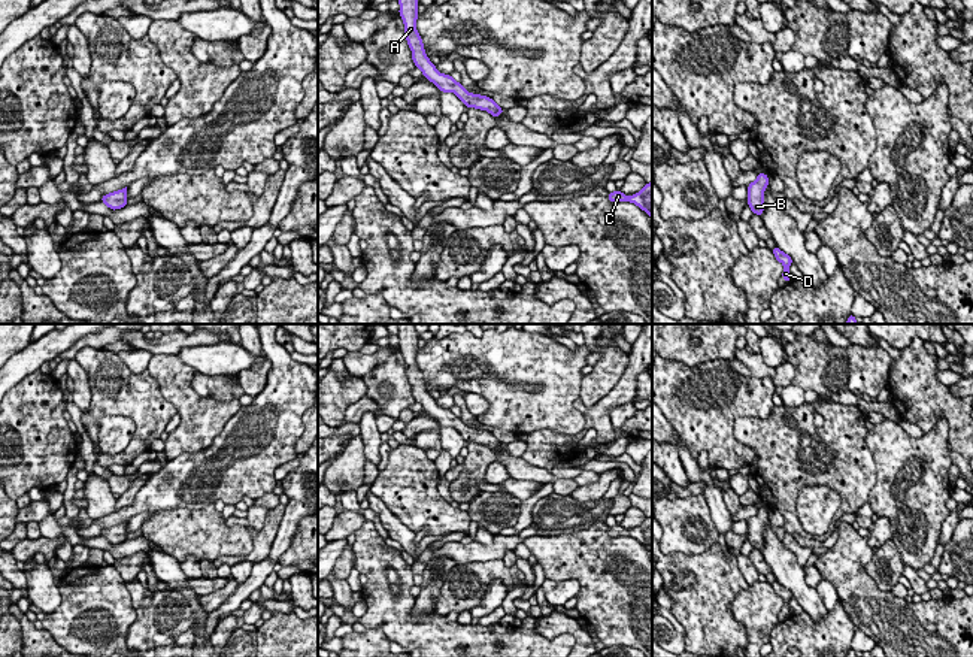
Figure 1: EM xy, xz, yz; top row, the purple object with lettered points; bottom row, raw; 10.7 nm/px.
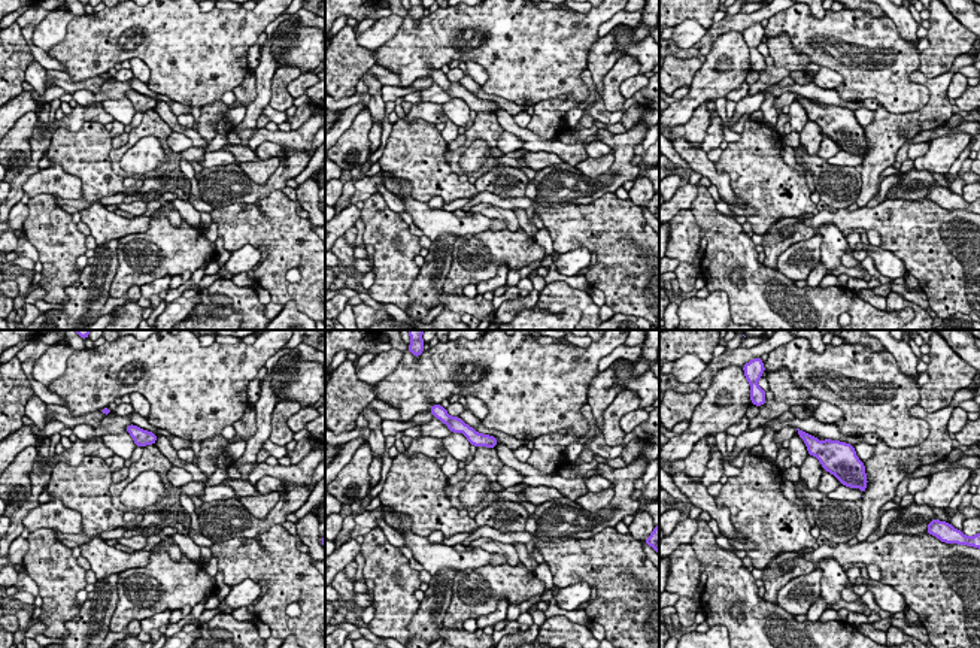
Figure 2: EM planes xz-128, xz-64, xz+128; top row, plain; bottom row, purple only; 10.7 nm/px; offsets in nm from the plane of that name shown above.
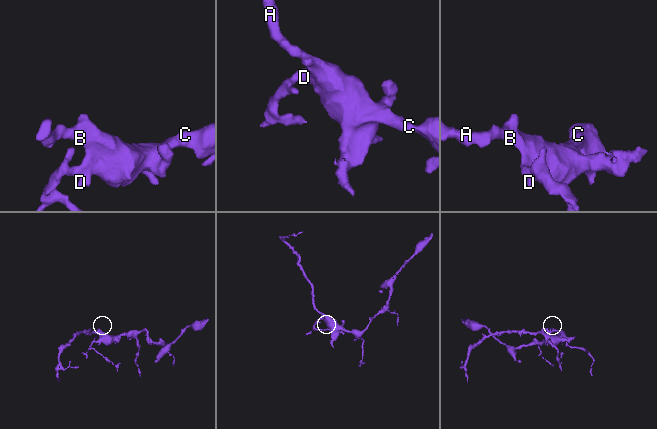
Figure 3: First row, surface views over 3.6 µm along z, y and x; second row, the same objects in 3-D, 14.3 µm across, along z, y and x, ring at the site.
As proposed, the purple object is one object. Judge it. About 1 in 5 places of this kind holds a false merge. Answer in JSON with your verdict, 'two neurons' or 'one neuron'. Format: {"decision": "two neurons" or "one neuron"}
{"decision": "one neuron"}

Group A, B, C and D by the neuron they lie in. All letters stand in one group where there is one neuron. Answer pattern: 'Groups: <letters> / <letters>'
Groups: A B C D

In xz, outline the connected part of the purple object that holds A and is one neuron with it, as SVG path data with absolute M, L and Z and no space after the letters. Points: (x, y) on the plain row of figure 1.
M397 324L398 327L398 348L404 358L404 369L412 385L413 399L422 406L422 409L433 417L442 427L454 427L466 442L475 442L486 445L494 452L504 445L488 430L469 427L460 417L457 417L451 409L440 408L436 399L430 396L425 388L422 373L416 364L418 354L418 333L415 324Z

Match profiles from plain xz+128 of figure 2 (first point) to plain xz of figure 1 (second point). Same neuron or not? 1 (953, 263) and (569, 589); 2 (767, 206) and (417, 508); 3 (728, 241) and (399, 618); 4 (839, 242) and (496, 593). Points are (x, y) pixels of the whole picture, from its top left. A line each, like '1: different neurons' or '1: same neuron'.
1: different neurons
2: same neuron
3: same neuron
4: same neuron

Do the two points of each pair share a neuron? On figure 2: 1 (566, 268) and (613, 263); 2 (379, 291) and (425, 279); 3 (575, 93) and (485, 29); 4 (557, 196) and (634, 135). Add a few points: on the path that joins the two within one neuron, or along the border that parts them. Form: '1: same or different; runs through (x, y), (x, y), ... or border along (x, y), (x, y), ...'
1: different; border along (589, 265), (585, 269)
2: different; border along (419, 268), (407, 291), (410, 305), (404, 311)
3: same; runs through (552, 70), (507, 39)
4: same; runs through (582, 196), (612, 181), (622, 160)

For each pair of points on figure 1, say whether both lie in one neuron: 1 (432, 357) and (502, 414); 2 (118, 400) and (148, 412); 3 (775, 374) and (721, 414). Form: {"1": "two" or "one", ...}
{"1": "one", "2": "one", "3": "two"}

